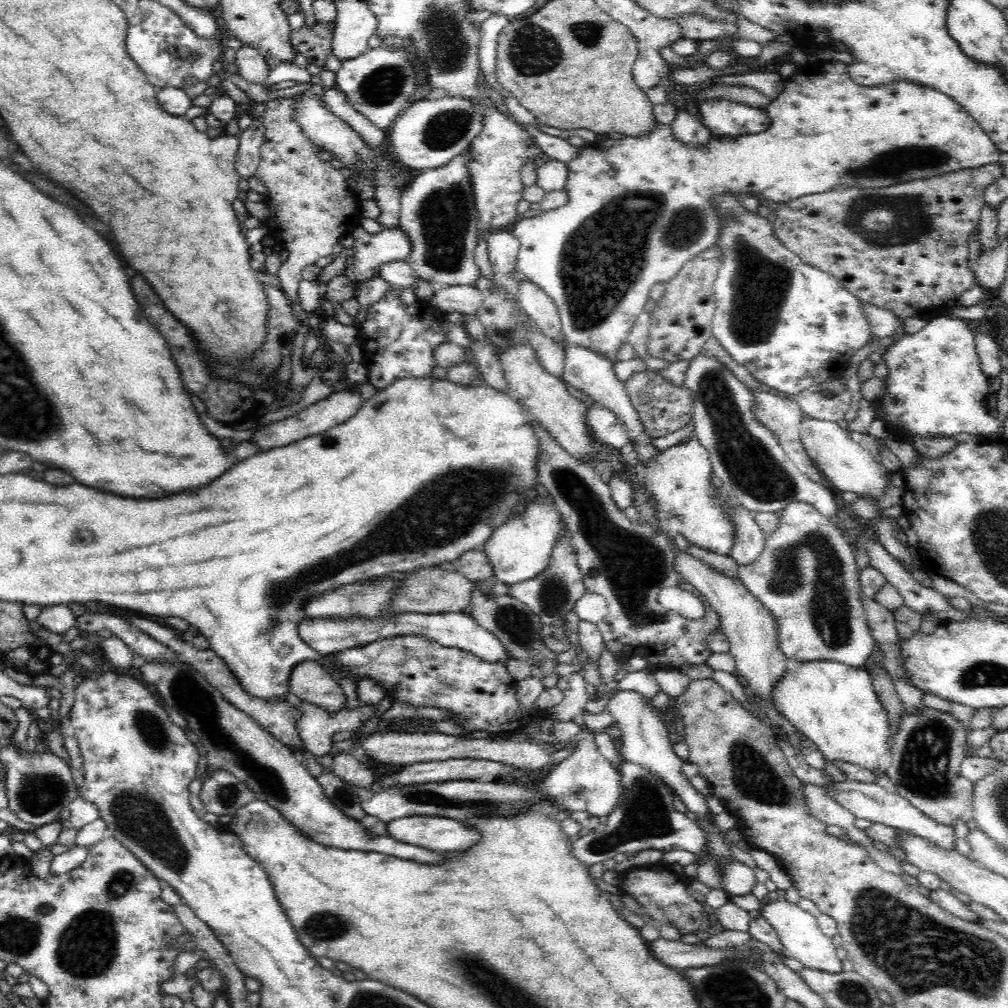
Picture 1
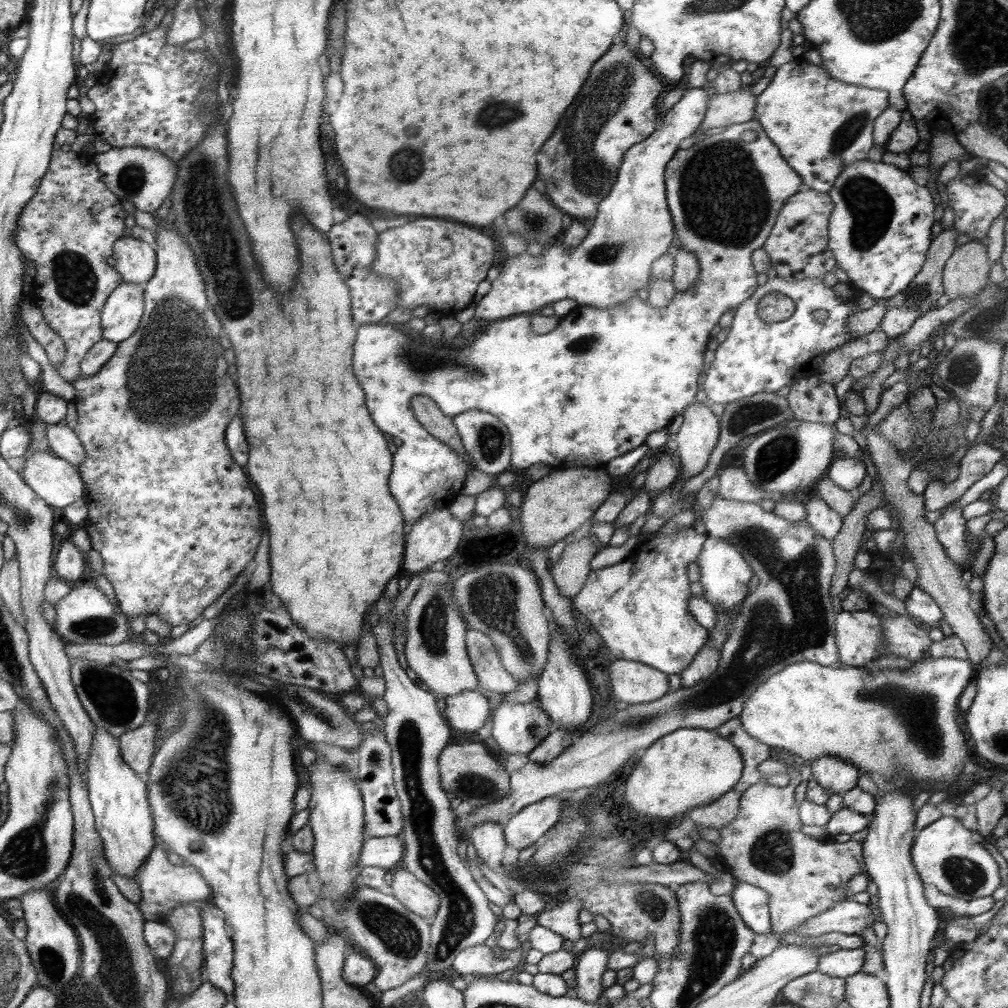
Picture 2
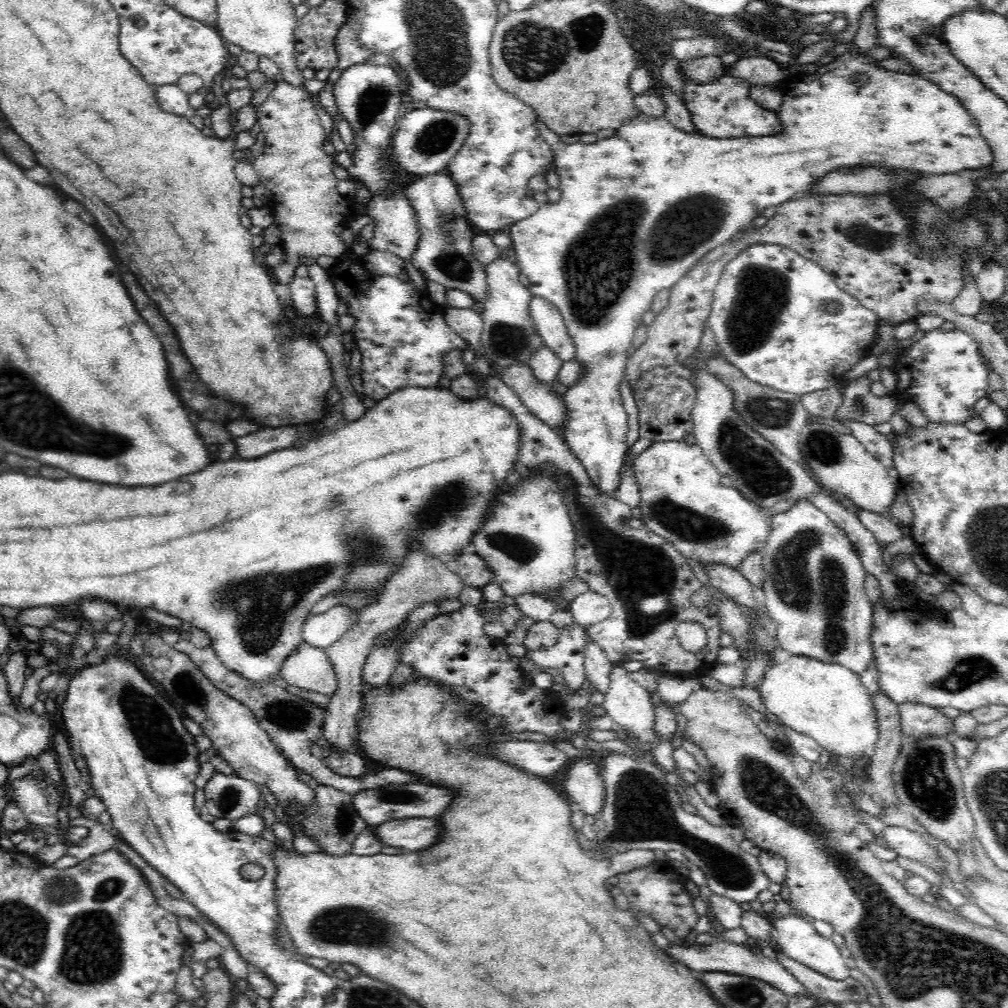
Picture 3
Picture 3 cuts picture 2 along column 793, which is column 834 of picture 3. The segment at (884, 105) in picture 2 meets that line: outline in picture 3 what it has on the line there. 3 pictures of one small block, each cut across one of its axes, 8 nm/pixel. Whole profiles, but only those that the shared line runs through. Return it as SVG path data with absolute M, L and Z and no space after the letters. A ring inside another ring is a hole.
M844 53L838 55L832 64L822 66L817 74L813 76L798 76L792 81L789 88L783 90L782 106L776 110L778 119L782 124L780 134L770 134L770 136L744 136L740 138L712 138L700 133L684 133L675 128L664 117L648 116L640 113L632 117L630 122L626 122L616 133L604 139L598 139L595 143L586 144L578 141L566 144L560 141L556 133L552 133L540 120L535 125L539 130L539 135L552 149L553 162L551 167L555 169L560 177L559 189L561 197L558 202L545 203L534 214L528 218L515 222L508 230L513 240L516 260L519 264L519 271L525 274L529 280L529 291L532 295L541 296L551 302L561 313L568 333L576 345L576 359L584 367L583 375L576 381L574 386L570 386L563 395L564 405L567 408L567 417L563 422L561 437L576 454L582 467L590 480L600 489L600 492L615 496L618 486L620 486L620 475L625 466L625 458L628 451L627 432L629 431L629 418L623 406L621 396L622 378L629 362L629 351L633 346L633 333L643 322L644 314L650 310L652 299L657 292L670 289L688 270L694 266L702 256L708 254L710 250L728 242L744 230L753 228L754 218L763 214L763 210L768 206L778 206L783 202L796 198L804 192L809 192L811 186L819 179L832 172L834 169L850 168L850 166L880 167L890 168L890 170L918 170L918 173L930 172L930 174L957 173L966 169L980 169L988 166L993 161L993 154L990 145L982 136L976 120L970 114L958 98L953 94L947 93L936 83L925 79L917 73L906 74L901 71L895 72L878 66L878 61L871 57L865 57L865 65L858 64L853 55ZM858 72L866 73L867 82L858 83L853 80L854 74Z

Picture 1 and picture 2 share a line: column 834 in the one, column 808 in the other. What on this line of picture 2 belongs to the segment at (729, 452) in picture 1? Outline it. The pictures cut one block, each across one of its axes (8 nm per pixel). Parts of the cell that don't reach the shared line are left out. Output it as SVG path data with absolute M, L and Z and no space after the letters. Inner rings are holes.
M807 495L802 497L807 515L805 520L816 534L832 541L843 525L843 518L834 512L818 495Z

